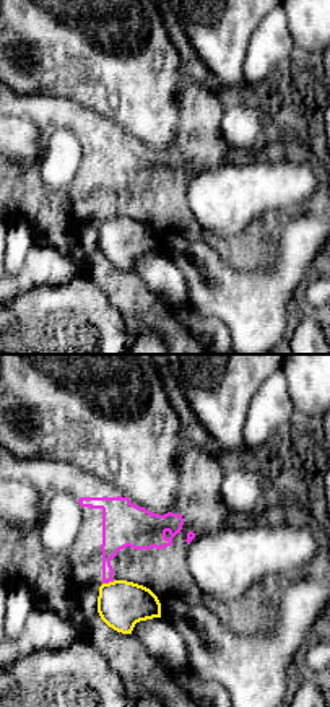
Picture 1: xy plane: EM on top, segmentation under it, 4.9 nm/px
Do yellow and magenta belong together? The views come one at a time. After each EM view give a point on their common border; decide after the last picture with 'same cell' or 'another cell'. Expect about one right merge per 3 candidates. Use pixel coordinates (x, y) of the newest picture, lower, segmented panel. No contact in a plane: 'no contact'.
contact (109, 582)

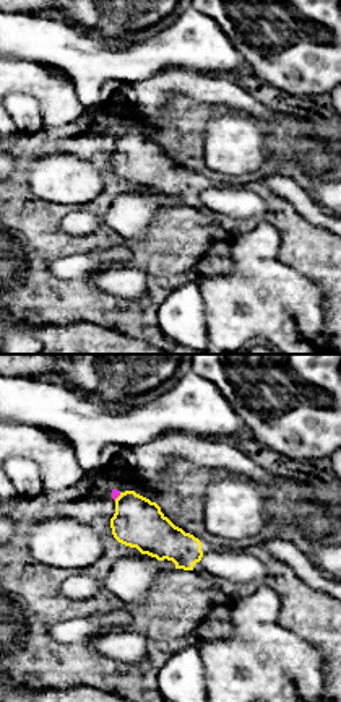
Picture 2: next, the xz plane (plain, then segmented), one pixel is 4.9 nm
contact (119, 496)

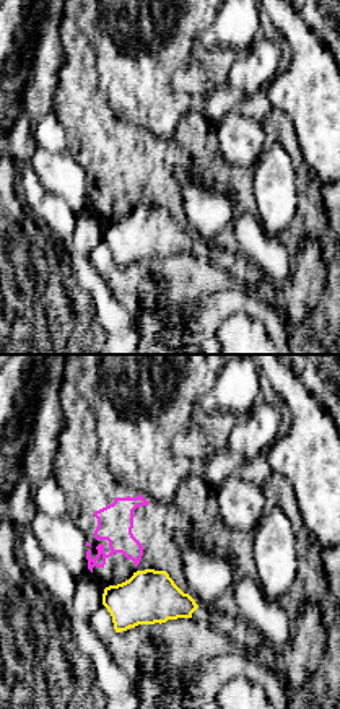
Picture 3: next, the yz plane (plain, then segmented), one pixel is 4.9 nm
no contact

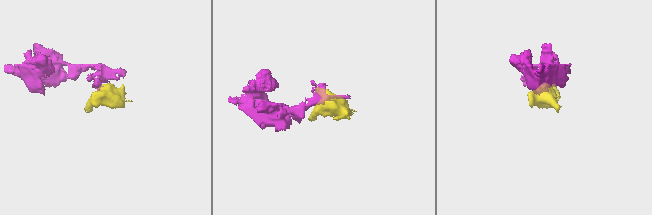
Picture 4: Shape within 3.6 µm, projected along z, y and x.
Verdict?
another cell

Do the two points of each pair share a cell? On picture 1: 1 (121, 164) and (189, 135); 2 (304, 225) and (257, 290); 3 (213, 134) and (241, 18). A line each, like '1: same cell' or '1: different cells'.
1: same cell
2: same cell
3: different cells

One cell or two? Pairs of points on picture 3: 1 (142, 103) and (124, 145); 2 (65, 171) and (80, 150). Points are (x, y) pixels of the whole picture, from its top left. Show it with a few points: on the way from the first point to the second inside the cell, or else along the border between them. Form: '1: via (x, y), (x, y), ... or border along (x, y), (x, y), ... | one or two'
1: border along (96, 85), (117, 117) | two
2: border along (69, 147), (87, 176) | two

